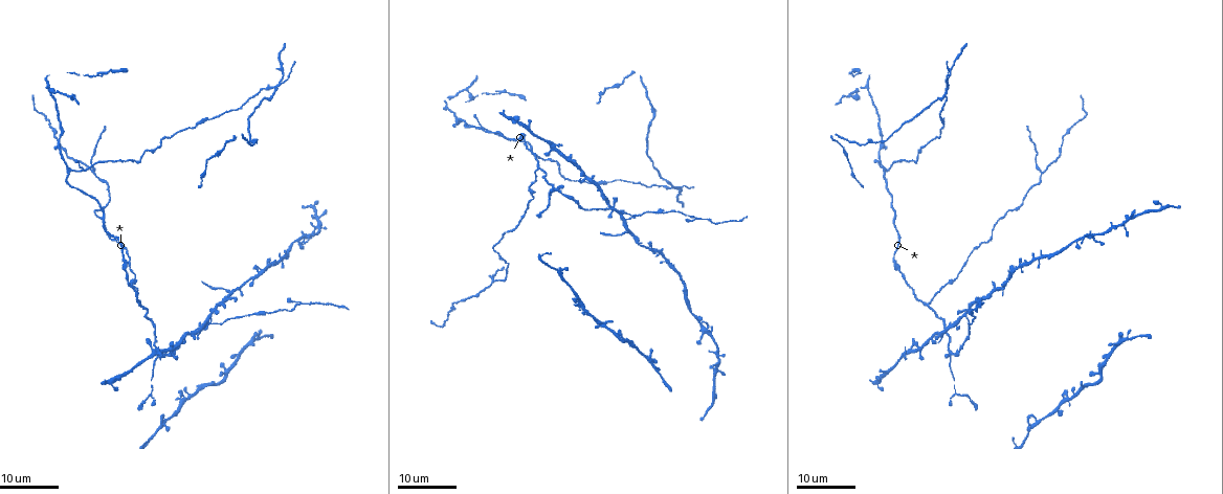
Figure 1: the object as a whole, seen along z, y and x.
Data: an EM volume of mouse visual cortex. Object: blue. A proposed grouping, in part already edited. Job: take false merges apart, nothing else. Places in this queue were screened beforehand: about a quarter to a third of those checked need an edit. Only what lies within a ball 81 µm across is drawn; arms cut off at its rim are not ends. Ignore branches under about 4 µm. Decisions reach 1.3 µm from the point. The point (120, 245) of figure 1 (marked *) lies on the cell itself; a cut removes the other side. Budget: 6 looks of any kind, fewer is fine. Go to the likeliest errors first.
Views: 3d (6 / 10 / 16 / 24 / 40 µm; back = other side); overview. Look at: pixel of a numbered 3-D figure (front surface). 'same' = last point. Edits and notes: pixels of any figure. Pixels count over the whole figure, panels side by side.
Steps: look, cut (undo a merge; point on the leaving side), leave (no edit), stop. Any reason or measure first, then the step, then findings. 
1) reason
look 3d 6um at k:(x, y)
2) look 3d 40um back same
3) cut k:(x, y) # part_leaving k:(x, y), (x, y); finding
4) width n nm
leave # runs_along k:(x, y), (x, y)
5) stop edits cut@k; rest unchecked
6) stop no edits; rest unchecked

arms part here
look 3d 24um at 1:(1041, 171)

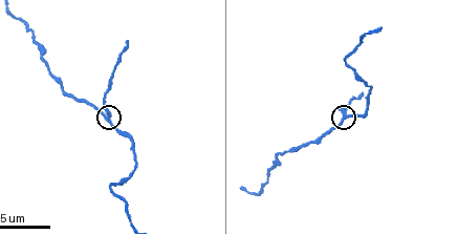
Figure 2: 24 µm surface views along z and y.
look 3d 10um at 2:(107, 120)

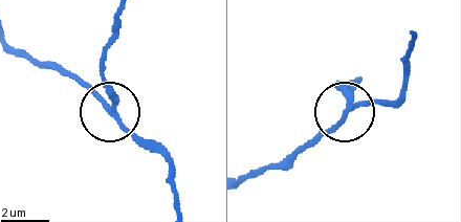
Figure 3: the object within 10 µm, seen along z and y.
side_arm 10 um
cut 3:(106, 83) # part_leaving 3:(116, 112), (104, 79), (104, 48), (116, 13); two cells meet here

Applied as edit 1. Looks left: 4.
side arm on a straight run
look 3d 24um at 1:(946, 85)

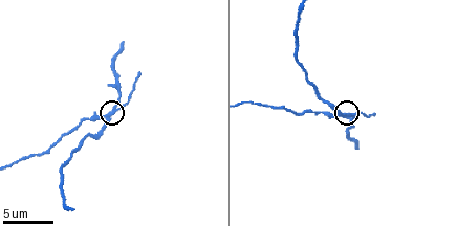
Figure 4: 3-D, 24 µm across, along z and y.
look 3d 6um at 4:(110, 115)

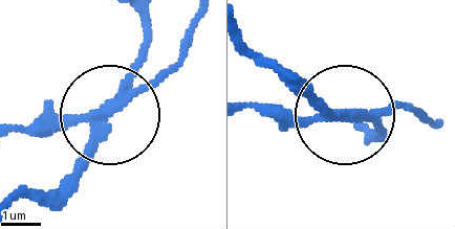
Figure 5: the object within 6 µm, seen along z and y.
cut 5:(81, 155) # part_leaving 5:(108, 106), (99, 142), (48, 189), (18, 196); two cells meet here

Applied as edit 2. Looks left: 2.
stop edits cut@3, cut@5; rest unchecked

